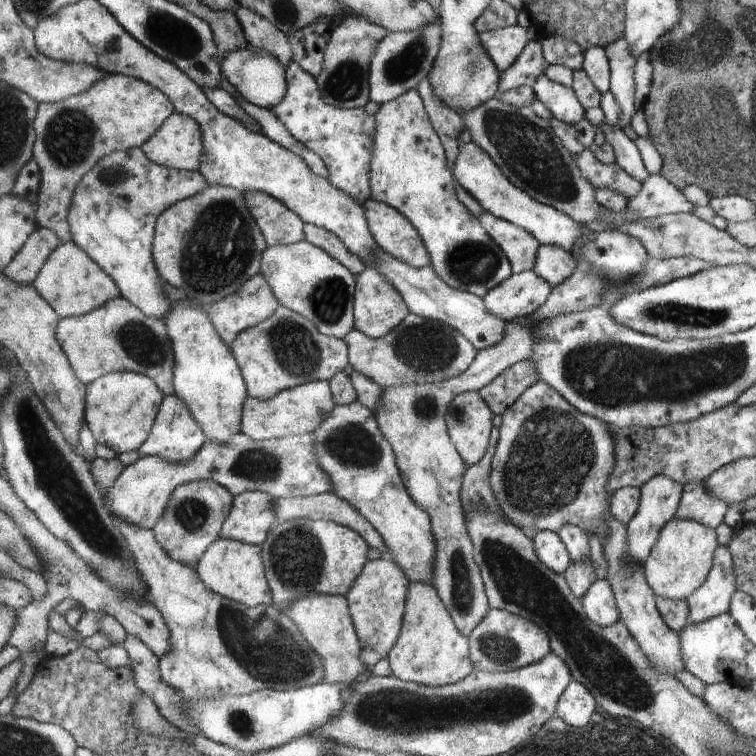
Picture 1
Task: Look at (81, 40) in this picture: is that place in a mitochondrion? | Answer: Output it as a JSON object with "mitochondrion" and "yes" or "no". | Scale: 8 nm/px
{"mitochondrion":"no"}

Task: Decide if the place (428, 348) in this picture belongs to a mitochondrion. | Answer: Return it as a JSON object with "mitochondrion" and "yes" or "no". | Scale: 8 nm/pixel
{"mitochondrion":"yes"}

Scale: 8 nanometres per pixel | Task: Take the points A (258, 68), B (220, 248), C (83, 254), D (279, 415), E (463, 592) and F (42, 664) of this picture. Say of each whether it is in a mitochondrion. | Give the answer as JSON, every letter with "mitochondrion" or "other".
{"A":"other","B":"mitochondrion","C":"other","D":"other","E":"mitochondrion","F":"other"}

